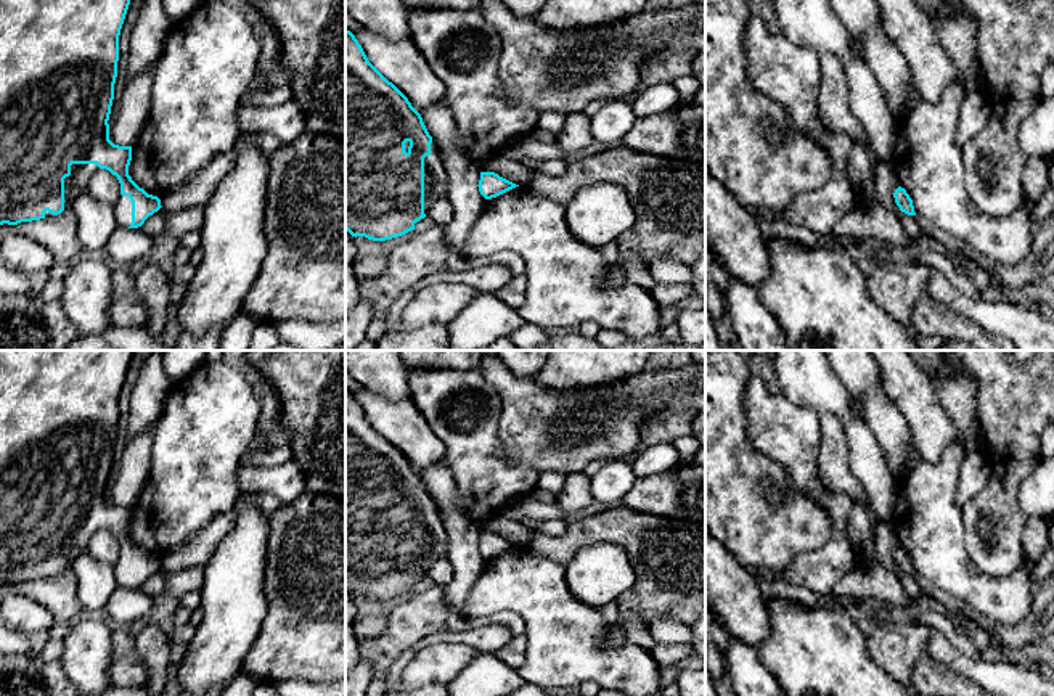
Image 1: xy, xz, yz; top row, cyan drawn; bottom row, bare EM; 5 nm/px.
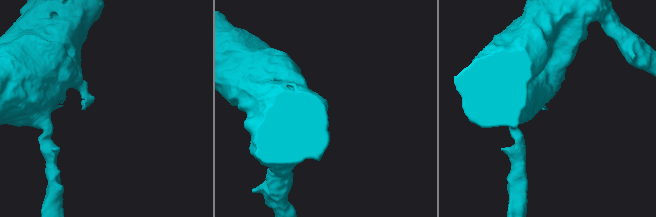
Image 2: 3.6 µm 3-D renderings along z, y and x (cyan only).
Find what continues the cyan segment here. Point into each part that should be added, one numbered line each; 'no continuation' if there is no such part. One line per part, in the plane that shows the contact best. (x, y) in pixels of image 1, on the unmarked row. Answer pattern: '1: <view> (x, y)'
1: xz (436, 537)

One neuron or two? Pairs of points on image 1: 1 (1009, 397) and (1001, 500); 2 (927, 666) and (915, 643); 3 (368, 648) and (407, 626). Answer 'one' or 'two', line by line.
1: one
2: two
3: one

